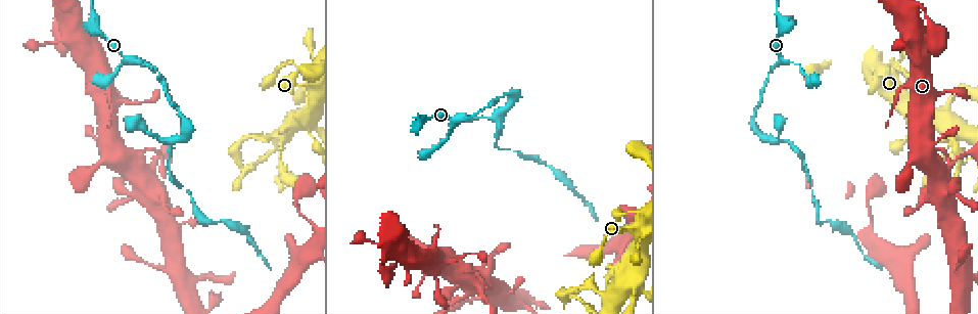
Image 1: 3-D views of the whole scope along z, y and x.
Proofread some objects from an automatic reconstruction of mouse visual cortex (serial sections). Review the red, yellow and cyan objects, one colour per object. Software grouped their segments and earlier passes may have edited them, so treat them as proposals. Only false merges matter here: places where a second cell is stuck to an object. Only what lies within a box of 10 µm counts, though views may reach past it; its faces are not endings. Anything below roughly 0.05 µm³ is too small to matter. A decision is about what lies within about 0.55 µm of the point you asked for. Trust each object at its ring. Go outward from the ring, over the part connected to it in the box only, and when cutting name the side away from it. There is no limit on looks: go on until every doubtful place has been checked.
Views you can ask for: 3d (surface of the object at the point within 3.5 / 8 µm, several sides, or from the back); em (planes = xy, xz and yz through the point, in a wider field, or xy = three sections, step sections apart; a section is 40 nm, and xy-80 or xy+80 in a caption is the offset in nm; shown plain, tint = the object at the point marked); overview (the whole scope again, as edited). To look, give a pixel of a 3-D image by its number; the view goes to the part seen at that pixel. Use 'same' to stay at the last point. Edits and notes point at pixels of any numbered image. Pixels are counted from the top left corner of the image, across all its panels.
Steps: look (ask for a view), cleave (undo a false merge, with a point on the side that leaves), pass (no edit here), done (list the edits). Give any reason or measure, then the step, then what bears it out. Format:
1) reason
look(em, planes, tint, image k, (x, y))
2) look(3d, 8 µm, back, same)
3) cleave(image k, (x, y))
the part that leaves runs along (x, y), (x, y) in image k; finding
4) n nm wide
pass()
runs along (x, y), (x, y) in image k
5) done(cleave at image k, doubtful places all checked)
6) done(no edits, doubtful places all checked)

calibre changes
look(3d, 8 µm, image 1, (513, 91))

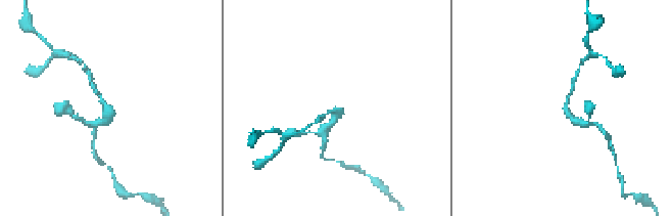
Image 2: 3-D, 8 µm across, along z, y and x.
zoom in
look(3d, 3.5 µm, same)

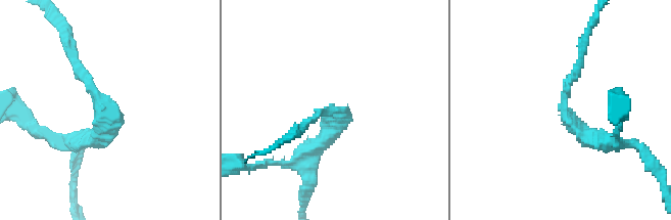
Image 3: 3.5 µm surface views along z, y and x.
pass()
runs along (582, 52), (564, 110), (604, 141) in image 3; continuous, no second cell

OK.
sharp bend
look(3d, 8 µm, image 1, (169, 140))

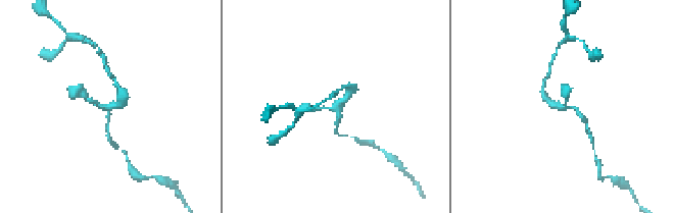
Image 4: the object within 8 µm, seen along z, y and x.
closer look
look(3d, 3.5 µm, same)

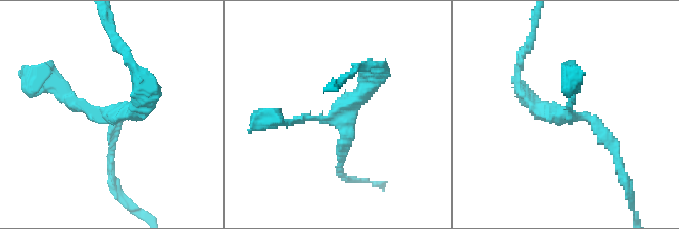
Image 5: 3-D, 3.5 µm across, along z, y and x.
3 arms; arms of 100, 150, 250 nm
look(em, planes, tint, image 5, (343, 117))

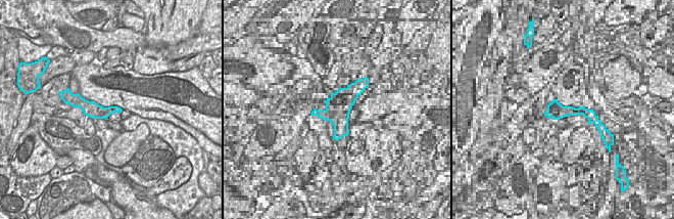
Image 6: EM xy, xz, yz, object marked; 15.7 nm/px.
pass()
runs along (77, 104), (94, 111), (117, 110) in image 6; continuous, no second cell

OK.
narrows sharply
look(3d, 3.5 µm, image 1, (816, 213))

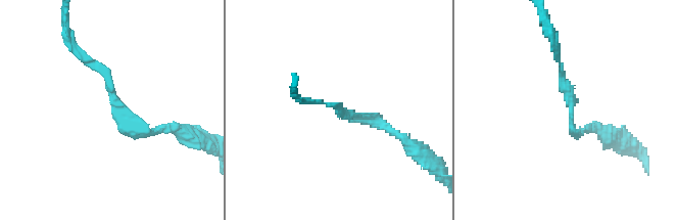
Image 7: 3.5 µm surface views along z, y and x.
arms of 100, 150 nm
look(em, planes, tint, image 7, (570, 118))

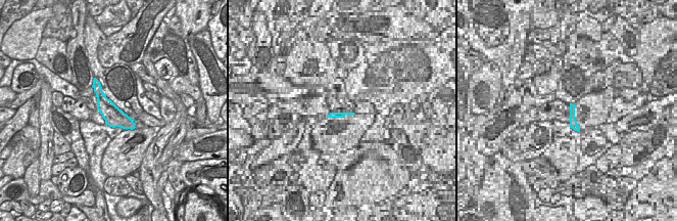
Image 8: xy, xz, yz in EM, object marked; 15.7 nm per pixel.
300 nm wide
pass()
runs along (91, 59), (104, 72), (126, 129), (173, 129) in image 7; continuous, no second cell

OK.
sharp bend
look(3d, 3.5 µm, image 1, (250, 137))

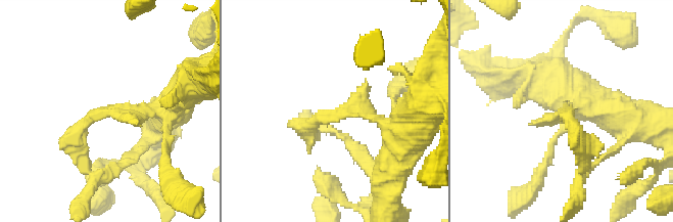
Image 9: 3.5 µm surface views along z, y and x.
pass()
runs along (165, 106), (90, 116), (84, 160) in image 9; one cell here

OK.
done(no edits, doubtful places all checked)

